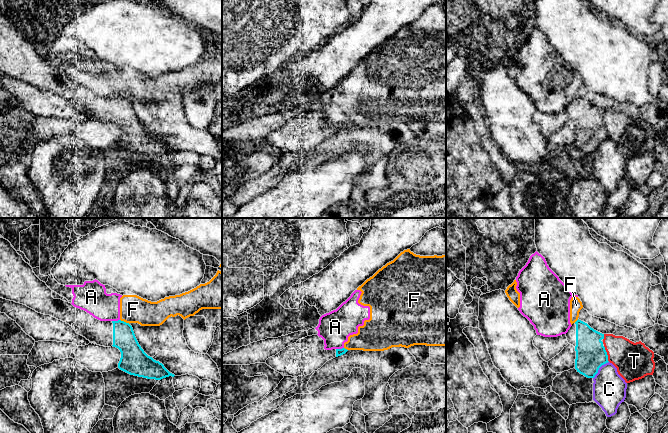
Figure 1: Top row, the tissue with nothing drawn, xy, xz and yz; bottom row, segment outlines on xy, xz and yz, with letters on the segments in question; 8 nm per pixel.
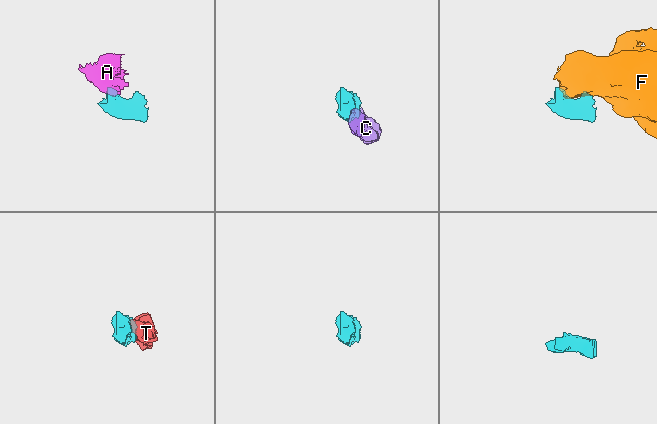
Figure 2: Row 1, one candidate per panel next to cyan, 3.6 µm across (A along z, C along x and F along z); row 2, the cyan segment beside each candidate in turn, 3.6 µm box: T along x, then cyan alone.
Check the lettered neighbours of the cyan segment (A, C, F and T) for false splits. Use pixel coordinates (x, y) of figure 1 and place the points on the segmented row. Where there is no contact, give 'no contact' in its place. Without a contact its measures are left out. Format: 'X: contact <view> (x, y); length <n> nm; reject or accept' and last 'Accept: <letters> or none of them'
A: contact xy (115, 321); length 70 nm; reject
C: contact yz (598, 369); length 190 nm; reject
F: contact xy (125, 322); length 90 nm; reject
T: contact yz (606, 354); length 140 nm; reject
Accept: none of them

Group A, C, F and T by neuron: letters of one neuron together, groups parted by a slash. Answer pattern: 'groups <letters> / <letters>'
groups A F / C / T

